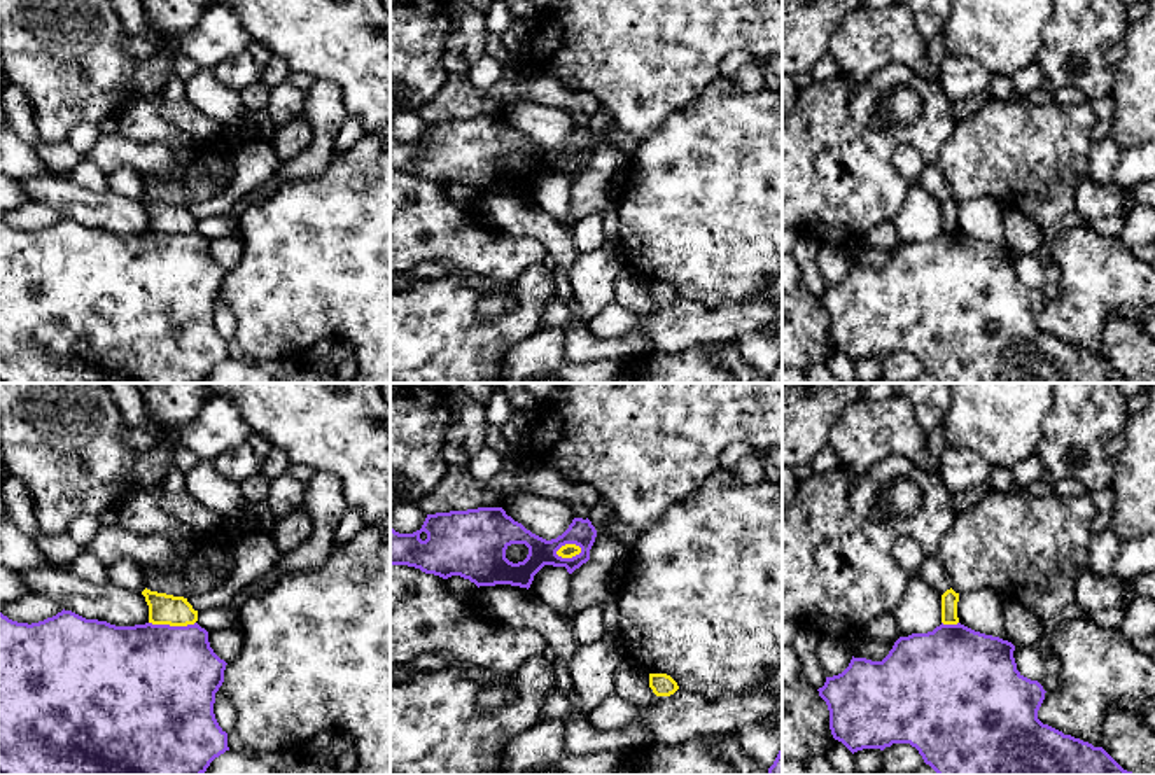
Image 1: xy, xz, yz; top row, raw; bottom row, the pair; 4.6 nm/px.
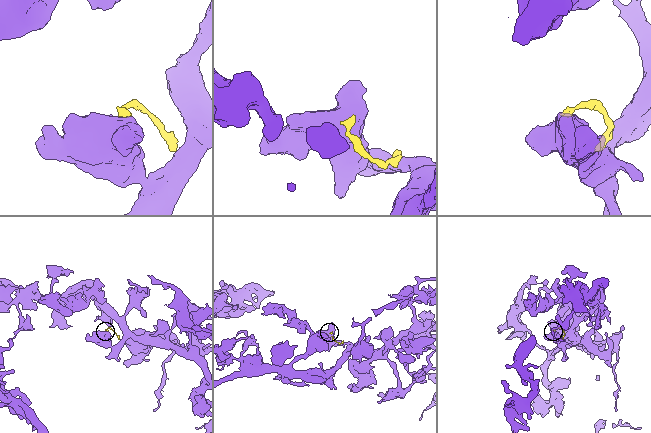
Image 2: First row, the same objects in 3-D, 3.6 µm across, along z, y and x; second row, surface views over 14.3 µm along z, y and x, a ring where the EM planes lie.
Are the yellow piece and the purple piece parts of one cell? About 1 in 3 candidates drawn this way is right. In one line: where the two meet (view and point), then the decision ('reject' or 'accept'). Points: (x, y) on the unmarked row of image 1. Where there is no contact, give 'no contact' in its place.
xz (567, 153) | reject

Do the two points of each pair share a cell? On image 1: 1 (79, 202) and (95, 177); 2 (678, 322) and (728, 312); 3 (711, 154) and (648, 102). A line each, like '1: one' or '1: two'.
1: two
2: one
3: two

